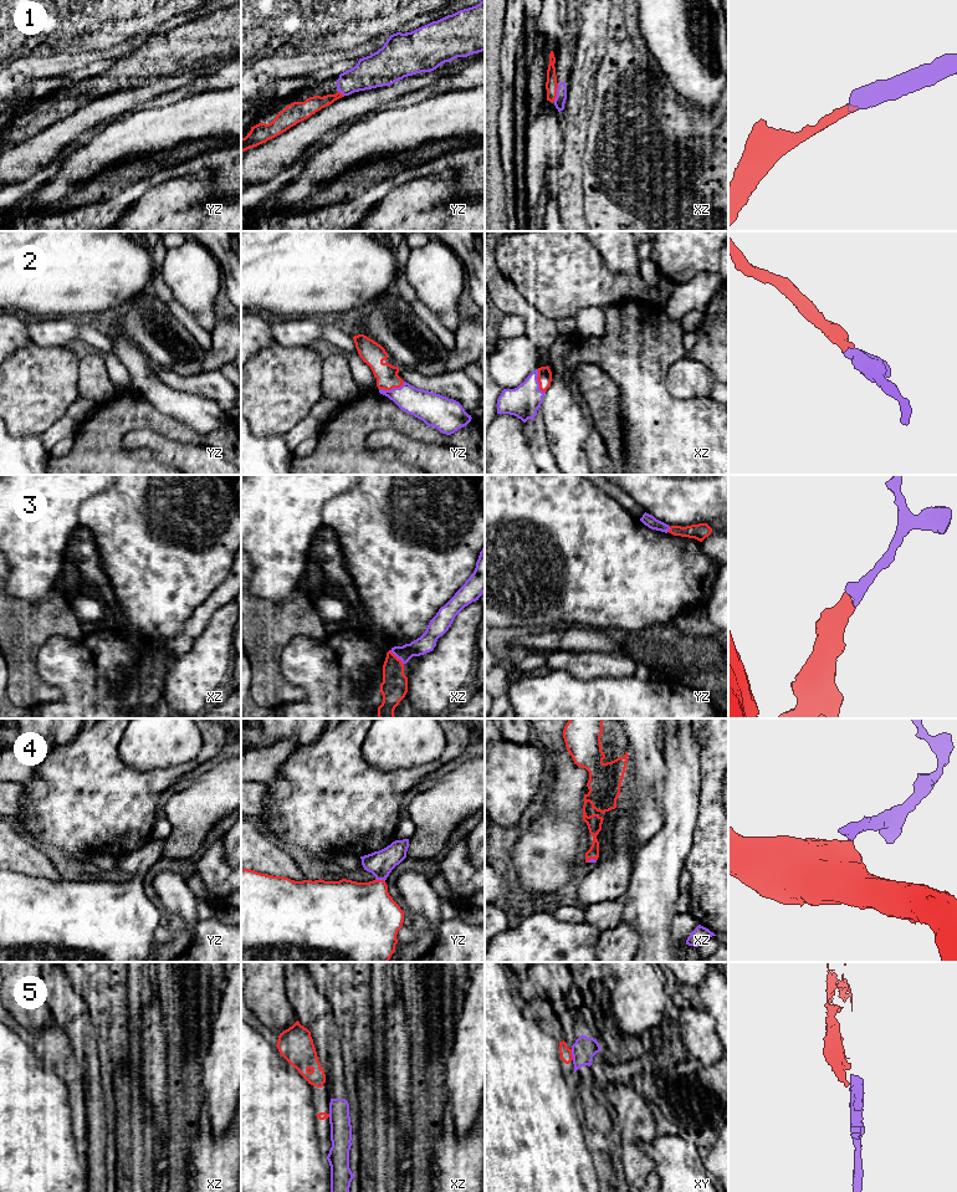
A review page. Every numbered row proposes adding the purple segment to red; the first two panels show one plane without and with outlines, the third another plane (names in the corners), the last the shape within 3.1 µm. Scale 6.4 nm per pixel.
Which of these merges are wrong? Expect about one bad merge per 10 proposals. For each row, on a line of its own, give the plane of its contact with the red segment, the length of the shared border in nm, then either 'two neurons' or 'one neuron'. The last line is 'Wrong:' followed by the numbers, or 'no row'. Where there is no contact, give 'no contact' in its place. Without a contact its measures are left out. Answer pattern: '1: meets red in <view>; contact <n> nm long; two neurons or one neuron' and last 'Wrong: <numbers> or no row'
1: meets red in xz; contact 120 nm long; one neuron
2: meets red in yz; contact 180 nm long; one neuron
3: meets red in xz; contact 130 nm long; one neuron
4: meets red in yz; contact 70 nm long; one neuron
5: meets red in xy; contact 70 nm long; two neurons
Wrong: 5

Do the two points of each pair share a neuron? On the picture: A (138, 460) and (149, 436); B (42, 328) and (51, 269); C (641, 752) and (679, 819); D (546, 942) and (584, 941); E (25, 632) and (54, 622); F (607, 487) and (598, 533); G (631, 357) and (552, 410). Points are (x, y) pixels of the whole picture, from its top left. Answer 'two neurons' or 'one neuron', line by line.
A: two neurons
B: two neurons
C: two neurons
D: one neuron
E: one neuron
F: two neurons
G: two neurons

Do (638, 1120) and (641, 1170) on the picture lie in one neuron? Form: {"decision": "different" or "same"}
{"decision": "same"}

